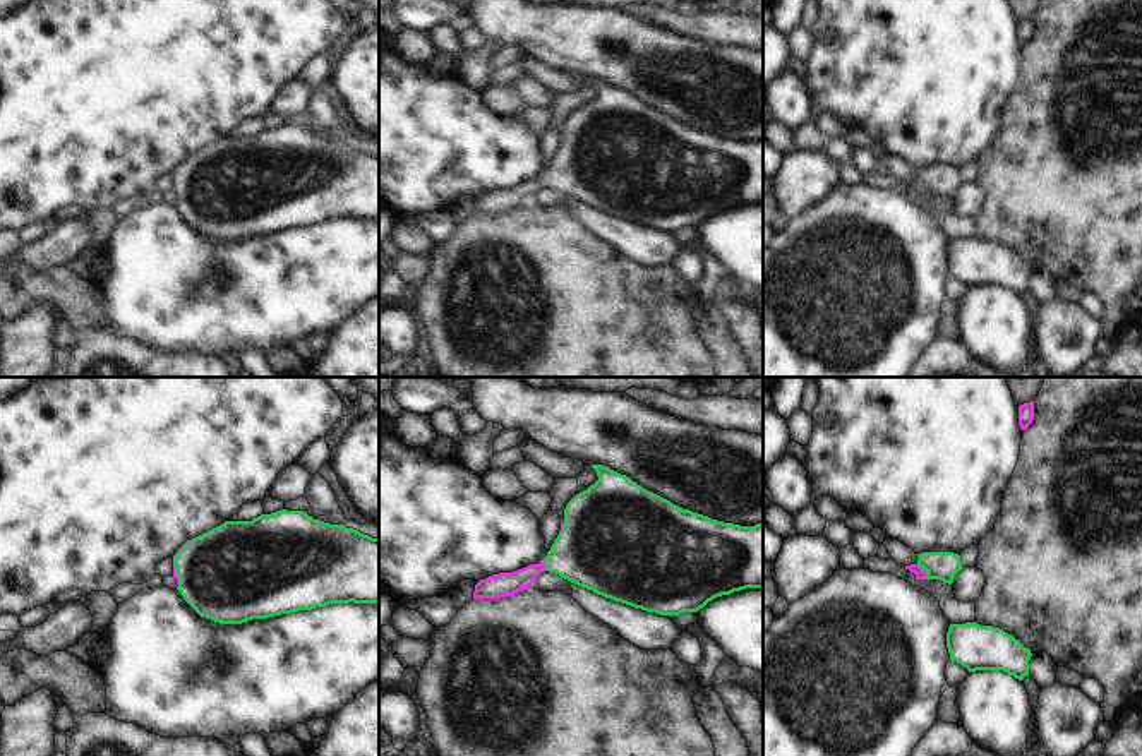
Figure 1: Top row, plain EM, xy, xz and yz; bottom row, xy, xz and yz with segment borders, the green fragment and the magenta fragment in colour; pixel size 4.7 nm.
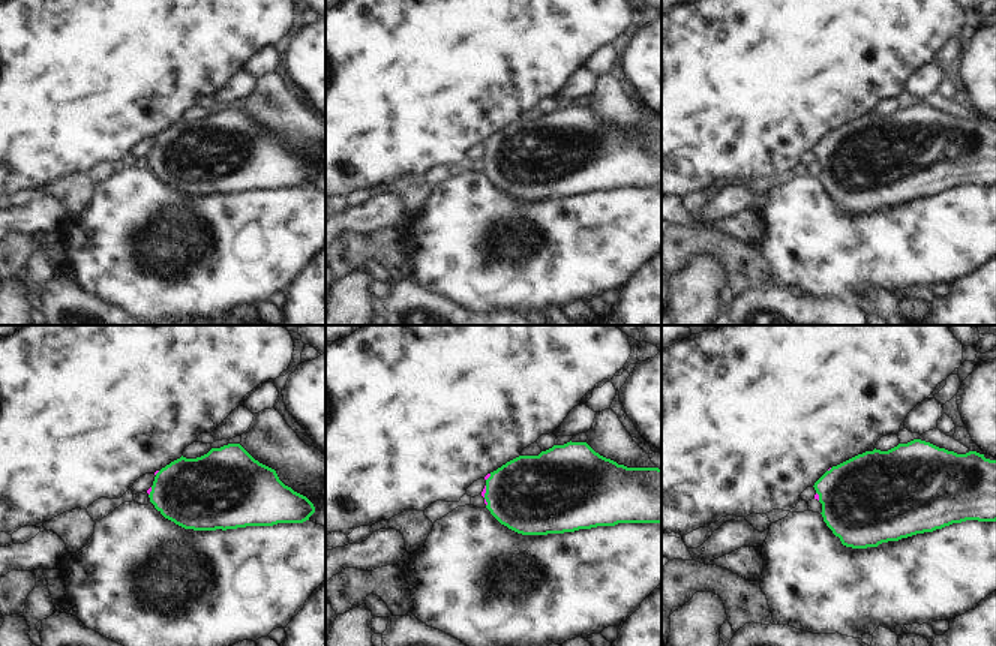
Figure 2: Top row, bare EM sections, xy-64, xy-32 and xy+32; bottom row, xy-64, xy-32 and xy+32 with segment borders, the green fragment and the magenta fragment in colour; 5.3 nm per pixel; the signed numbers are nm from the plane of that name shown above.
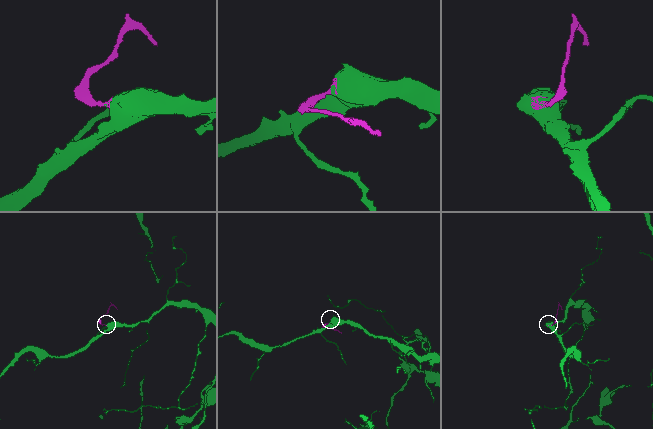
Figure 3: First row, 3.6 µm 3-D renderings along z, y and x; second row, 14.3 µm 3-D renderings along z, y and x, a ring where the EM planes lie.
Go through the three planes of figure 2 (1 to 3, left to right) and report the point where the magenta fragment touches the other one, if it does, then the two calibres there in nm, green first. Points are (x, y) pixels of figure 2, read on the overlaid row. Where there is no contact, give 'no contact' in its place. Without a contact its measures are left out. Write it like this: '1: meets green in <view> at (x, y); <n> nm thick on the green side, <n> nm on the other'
1: meets green in xy-64 at (150, 492); 380 nm thick on the green side, 20 nm on the other
2: meets green in xy-32 at (485, 496); 420 nm thick on the green side, 20 nm on the other
3: meets green in xy+32 at (819, 496); 480 nm thick on the green side, 30 nm on the other

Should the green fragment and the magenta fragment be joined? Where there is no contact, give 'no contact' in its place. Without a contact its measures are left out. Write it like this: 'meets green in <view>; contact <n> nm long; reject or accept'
meets green in yz; contact 90 nm long; accept

